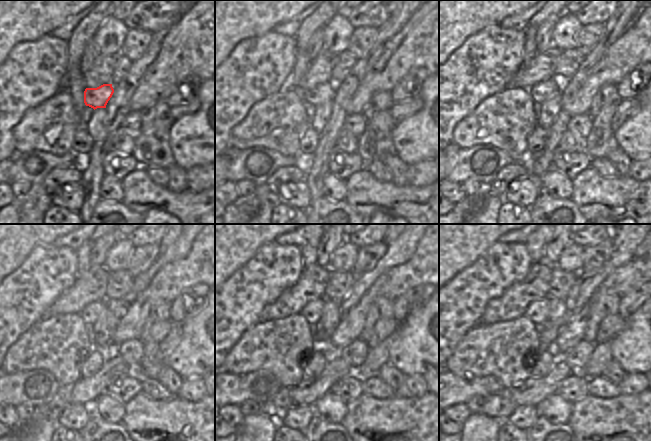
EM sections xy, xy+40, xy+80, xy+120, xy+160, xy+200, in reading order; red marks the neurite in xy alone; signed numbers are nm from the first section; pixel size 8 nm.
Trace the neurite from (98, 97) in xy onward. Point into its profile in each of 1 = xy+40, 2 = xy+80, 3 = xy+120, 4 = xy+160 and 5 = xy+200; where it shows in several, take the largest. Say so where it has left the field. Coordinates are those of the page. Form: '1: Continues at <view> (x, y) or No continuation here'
1: Continues at xy+40 (321, 93)
2: Continues at xy+80 (542, 91)
3: Continues at xy+120 (91, 312)
4: Continues at xy+160 (312, 312)
5: Continues at xy+200 (537, 311)

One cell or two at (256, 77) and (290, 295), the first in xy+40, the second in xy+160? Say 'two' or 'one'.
two

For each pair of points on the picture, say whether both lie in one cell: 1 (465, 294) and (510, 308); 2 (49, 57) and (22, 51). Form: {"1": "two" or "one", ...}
{"1": "two", "2": "one"}

